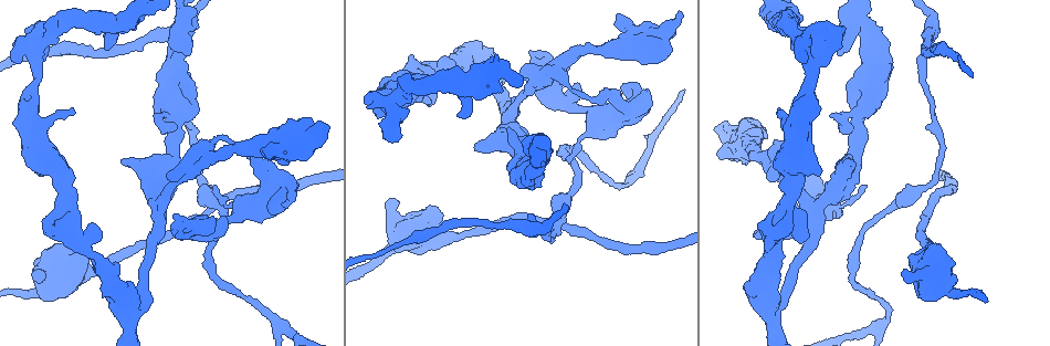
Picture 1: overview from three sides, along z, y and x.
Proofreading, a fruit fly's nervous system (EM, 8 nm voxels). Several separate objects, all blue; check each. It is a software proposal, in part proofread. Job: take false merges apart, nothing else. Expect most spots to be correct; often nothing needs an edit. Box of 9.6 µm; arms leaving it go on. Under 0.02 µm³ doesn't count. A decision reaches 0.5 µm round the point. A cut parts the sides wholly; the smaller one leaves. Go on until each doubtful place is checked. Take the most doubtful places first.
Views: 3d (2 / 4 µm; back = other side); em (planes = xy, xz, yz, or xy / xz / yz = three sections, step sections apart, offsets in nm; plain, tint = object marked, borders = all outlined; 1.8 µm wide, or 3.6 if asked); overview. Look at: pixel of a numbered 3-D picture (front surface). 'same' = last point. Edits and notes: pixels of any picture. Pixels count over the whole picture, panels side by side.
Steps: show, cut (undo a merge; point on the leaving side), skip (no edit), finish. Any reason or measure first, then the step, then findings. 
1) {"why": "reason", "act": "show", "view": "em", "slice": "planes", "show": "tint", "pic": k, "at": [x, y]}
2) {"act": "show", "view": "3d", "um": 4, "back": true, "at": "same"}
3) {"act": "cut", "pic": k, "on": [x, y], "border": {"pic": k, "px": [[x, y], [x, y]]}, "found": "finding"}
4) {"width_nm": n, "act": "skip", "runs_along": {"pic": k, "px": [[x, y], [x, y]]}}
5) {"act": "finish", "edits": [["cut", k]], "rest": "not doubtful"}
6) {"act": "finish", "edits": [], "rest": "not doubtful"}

{"why": "sudden change in width", "act": "show", "view": "em", "slice": "yz", "step": 16, "show": "borders", "pic": 1, "at": [70, 203]}

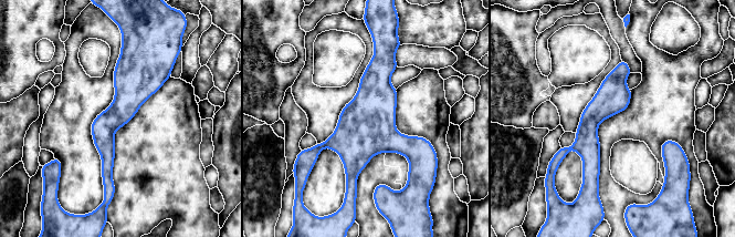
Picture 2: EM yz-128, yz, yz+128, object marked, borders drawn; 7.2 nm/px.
{"act": "skip", "found": "continuous, no second neuron"}

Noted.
{"why": "calibre changes", "act": "show", "view": "em", "um": 3.6, "slice": "planes", "show": "plain", "pic": 1, "at": [77, 232]}

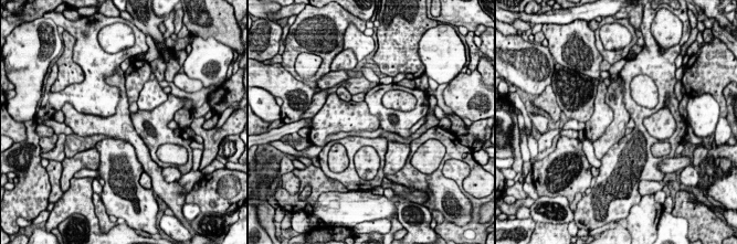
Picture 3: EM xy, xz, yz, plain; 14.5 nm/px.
{"why": "with the object marked", "act": "show", "view": "em", "um": 3.6, "slice": "planes", "show": "tint", "at": "same"}

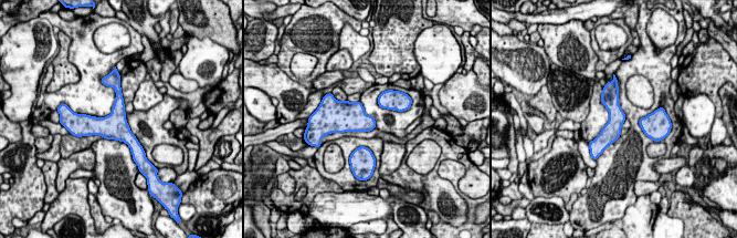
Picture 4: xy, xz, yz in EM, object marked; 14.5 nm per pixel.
{"act": "skip", "runs_along": {"pic": 4, "px": [[613, 91], [613, 127], [598, 149]]}, "found": "one neuron here"}

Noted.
{"why": "arms part here", "act": "show", "view": "em", "um": 3.6, "slice": "planes", "show": "plain", "pic": 1, "at": [134, 316]}

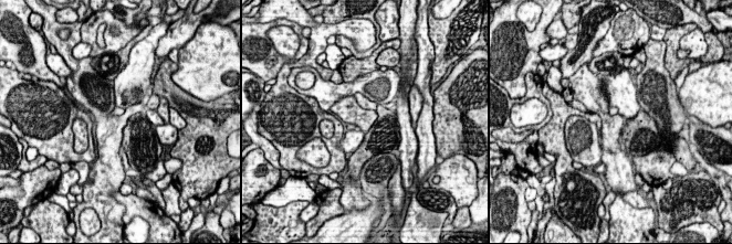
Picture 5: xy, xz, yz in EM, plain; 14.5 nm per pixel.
{"why": "where the object lies", "act": "show", "view": "em", "um": 3.6, "slice": "planes", "show": "tint", "at": "same"}

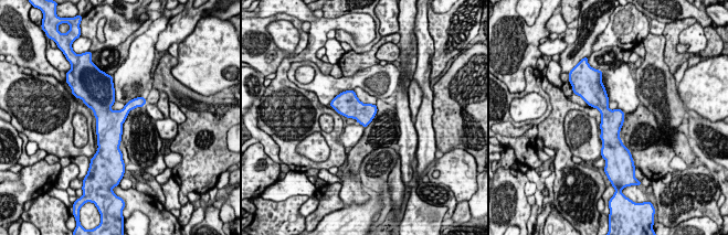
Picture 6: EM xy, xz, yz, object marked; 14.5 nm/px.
{"act": "skip", "runs_along": {"pic": 6, "px": [[600, 86], [611, 147]]}, "found": "one neuron here"}

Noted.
{"why": "abrupt turn", "act": "show", "view": "3d", "um": 2, "pic": 1, "at": [863, 29]}

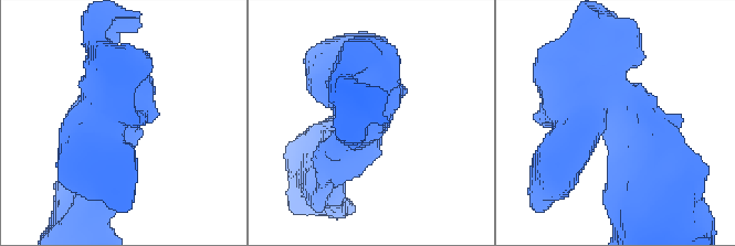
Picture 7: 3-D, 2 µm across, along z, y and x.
{"why": "now the EM", "act": "show", "view": "em", "slice": "planes", "show": "tint", "pic": 7, "at": [613, 117]}

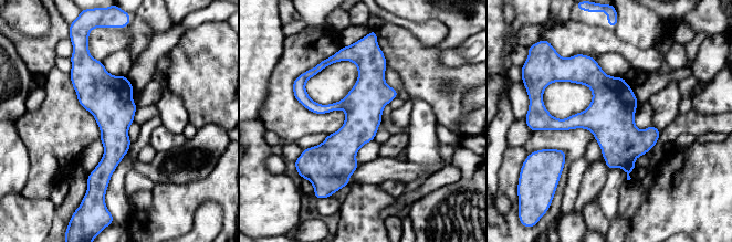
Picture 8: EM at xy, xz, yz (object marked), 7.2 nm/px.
{"act": "skip", "runs_along": {"pic": 8, "px": [[357, 55], [363, 118], [340, 183]]}, "found": "all the same neuron"}

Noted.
{"why": "branch point", "act": "show", "view": "em", "slice": "planes", "show": "tint", "pic": 1, "at": [537, 85]}

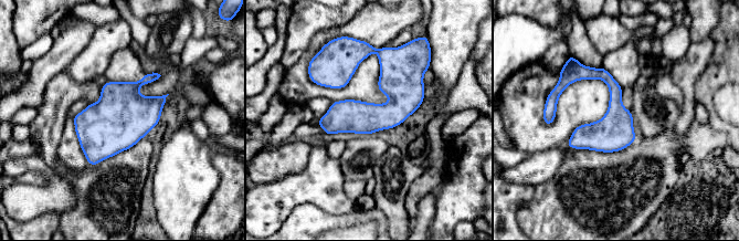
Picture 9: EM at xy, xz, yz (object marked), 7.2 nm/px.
{"width_nm": 240, "act": "skip", "found": "all the same neuron"}

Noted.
{"act": "finish", "edits": [], "rest": "not doubtful"}

